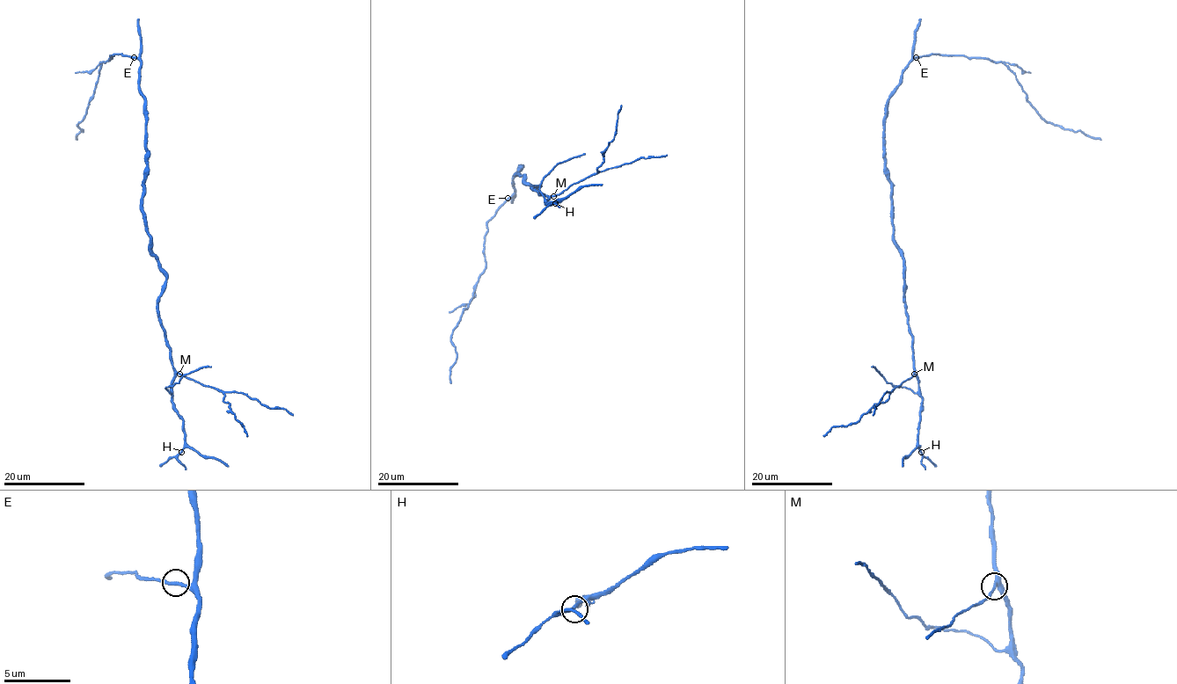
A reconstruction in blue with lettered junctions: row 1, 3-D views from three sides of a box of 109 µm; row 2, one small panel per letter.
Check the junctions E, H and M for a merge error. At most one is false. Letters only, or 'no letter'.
no letter

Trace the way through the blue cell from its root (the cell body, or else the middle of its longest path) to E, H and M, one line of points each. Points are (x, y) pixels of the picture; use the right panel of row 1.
E: (888, 170), (883, 139), (885, 104), (900, 83), (902, 71), (916, 57)
H: (888, 170), (893, 238), (903, 259), (904, 313), (922, 398), (917, 433), (921, 452)
M: (888, 170), (891, 188), (893, 238), (903, 259), (904, 313), (912, 337), (914, 373)

